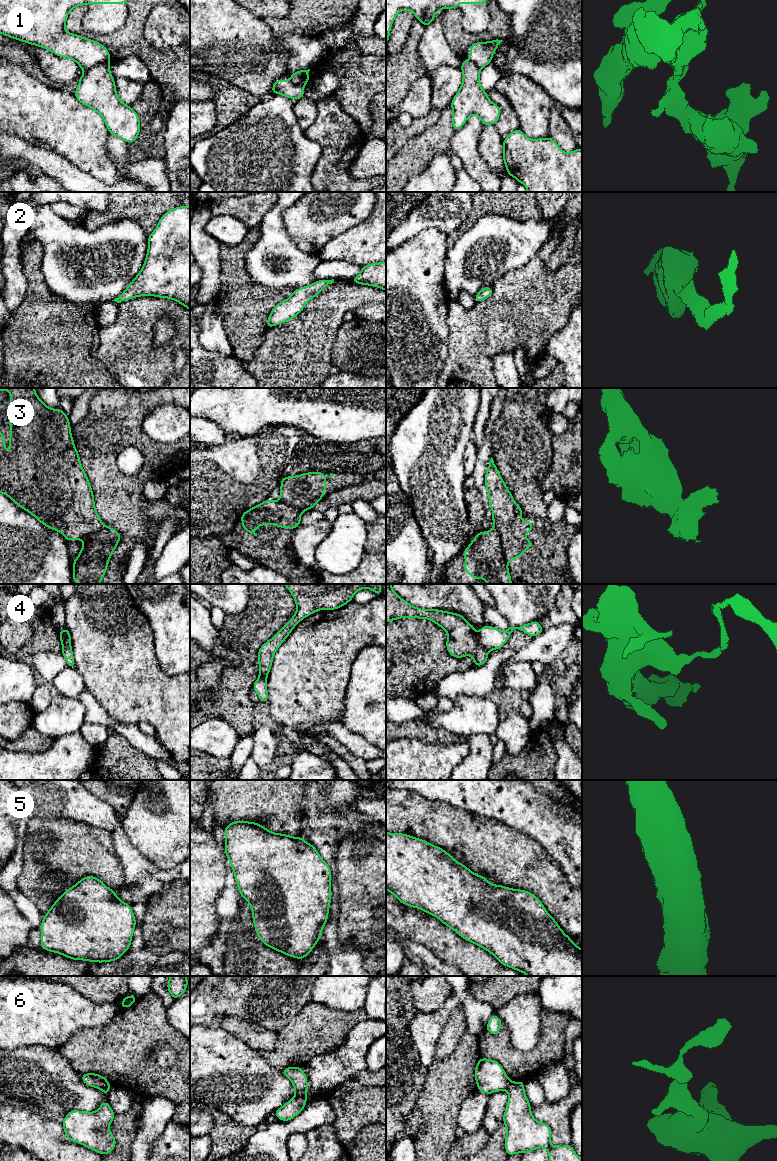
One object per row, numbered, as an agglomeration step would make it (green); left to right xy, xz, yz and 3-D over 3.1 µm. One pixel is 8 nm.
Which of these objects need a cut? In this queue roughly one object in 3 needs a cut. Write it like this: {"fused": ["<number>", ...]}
{"fused": ["1", "3", "4", "6"]}

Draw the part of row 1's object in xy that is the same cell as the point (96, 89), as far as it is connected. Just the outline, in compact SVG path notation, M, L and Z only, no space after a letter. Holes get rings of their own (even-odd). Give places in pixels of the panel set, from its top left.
M106 62L85 71L74 96L103 118L110 134L133 143L141 130L140 119L131 106L119 99L109 66L110 62Z

